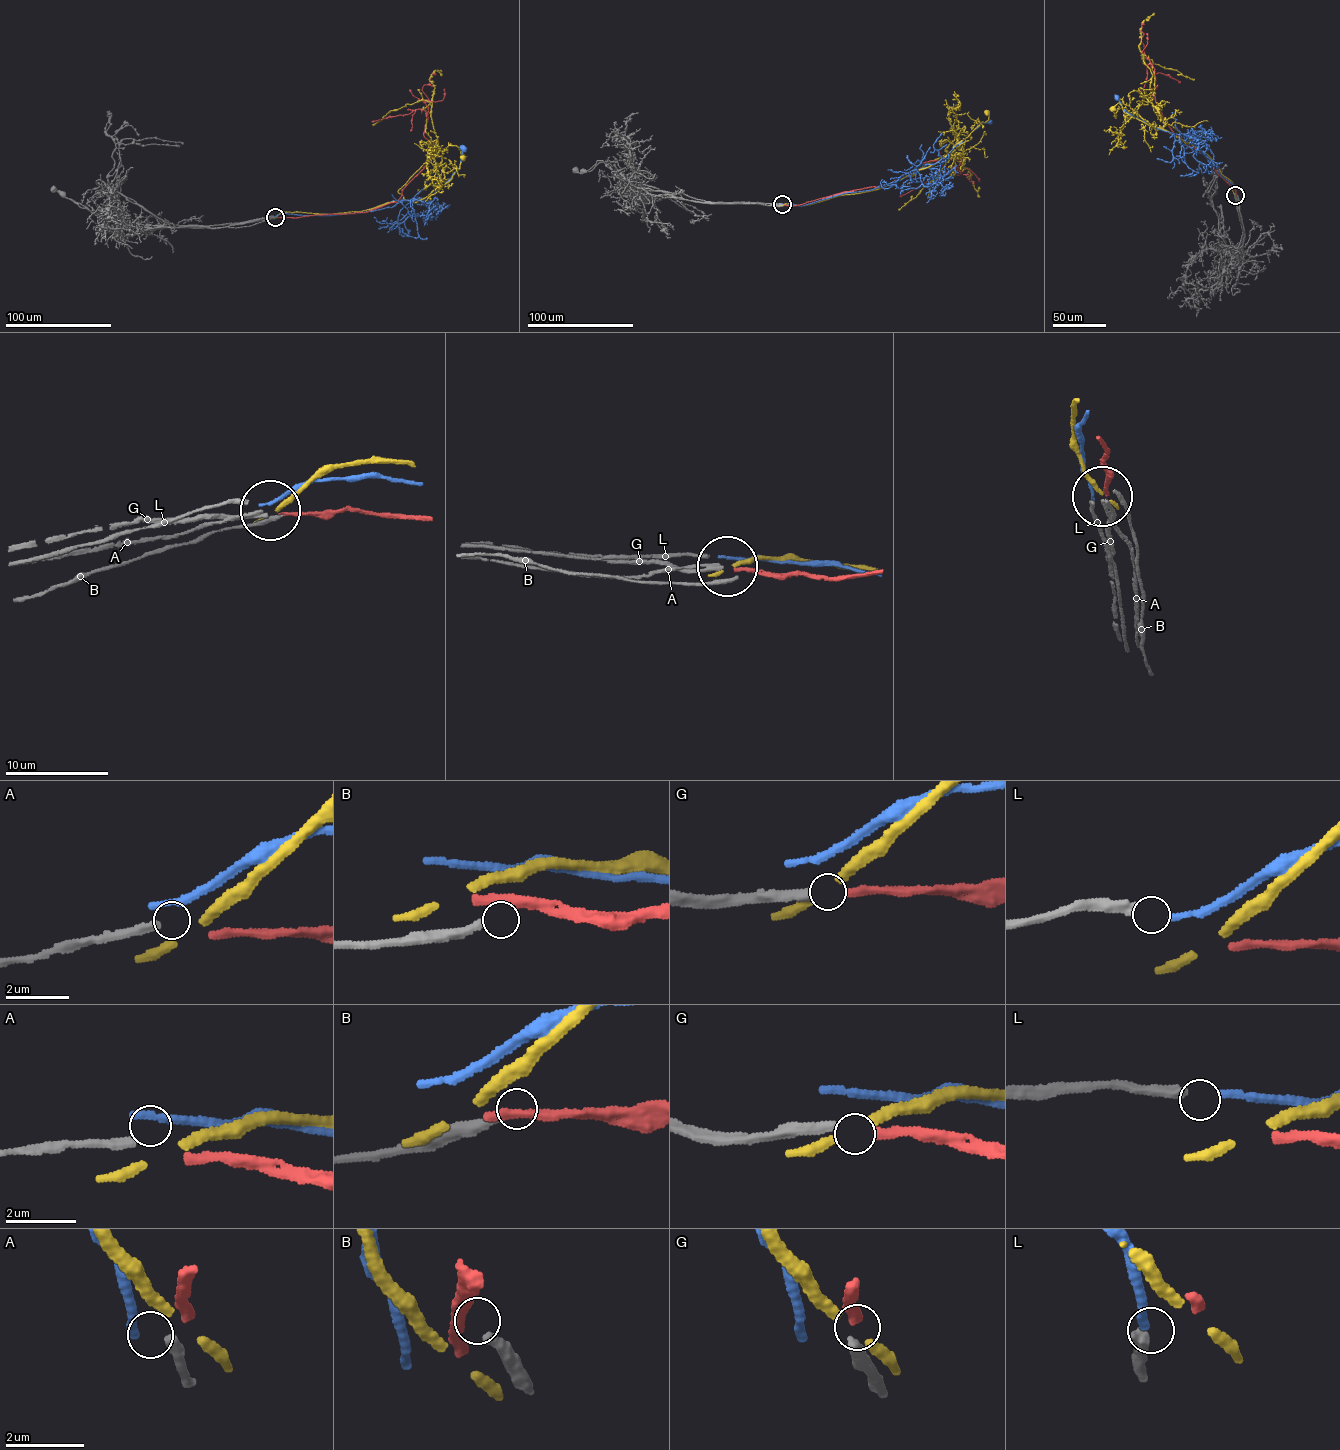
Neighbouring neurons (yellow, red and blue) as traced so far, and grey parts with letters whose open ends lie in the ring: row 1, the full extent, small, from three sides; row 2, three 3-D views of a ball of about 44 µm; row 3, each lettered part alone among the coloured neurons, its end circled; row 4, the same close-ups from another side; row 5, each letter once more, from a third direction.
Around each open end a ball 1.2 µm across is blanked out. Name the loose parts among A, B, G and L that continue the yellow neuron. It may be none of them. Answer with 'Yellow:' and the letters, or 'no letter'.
Yellow: no letter

